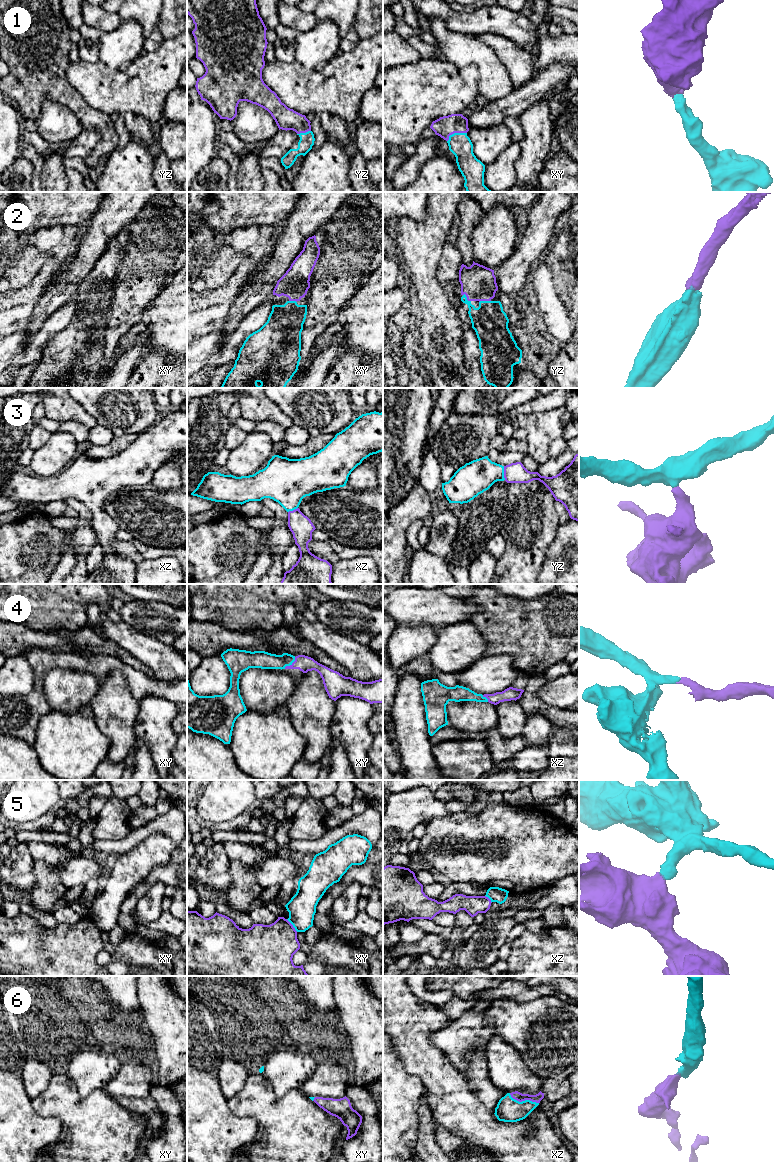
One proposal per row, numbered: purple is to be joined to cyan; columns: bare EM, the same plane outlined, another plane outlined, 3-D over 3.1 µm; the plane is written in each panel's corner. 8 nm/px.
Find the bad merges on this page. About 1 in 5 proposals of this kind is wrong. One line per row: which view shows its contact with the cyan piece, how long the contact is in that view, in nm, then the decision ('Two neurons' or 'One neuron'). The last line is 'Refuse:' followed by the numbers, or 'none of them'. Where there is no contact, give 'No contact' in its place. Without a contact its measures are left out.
1: Touches cyan in xy. Shared border 180 nm. One neuron
2: Touches cyan in yz. Shared border 100 nm. One neuron
3: Touches cyan in yz. Shared border 110 nm. One neuron
4: Touches cyan in xy. Shared border 130 nm. One neuron
5: Touches cyan in xy. Shared border 140 nm. Two neurons
6: Touches cyan in xz. Shared border 260 nm. One neuron
Refuse: 5

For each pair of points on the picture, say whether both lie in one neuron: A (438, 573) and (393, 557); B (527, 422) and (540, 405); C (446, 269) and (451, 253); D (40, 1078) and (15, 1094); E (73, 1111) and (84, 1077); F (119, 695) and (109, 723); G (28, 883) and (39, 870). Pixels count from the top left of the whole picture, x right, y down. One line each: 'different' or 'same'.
A: different
B: different
C: same
D: different
E: different
F: same
G: different

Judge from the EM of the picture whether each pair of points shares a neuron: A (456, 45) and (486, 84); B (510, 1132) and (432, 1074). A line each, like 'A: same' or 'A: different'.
A: same
B: same

